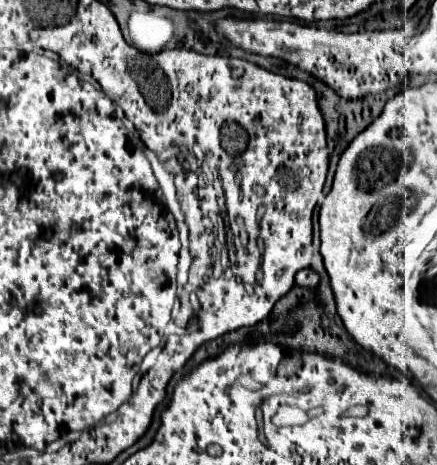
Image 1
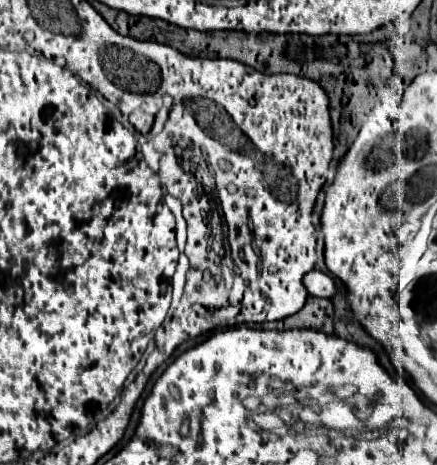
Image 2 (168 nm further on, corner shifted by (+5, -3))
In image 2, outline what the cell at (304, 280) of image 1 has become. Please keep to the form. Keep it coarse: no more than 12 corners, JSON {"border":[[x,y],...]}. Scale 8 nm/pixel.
{"border":[[313,269],[303,283],[315,297],[333,299],[335,279]]}

